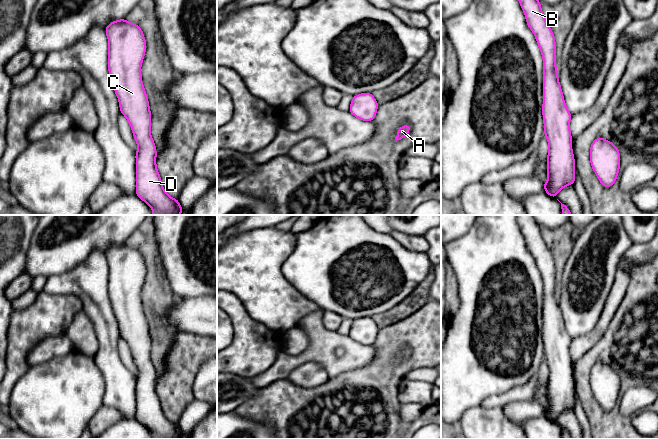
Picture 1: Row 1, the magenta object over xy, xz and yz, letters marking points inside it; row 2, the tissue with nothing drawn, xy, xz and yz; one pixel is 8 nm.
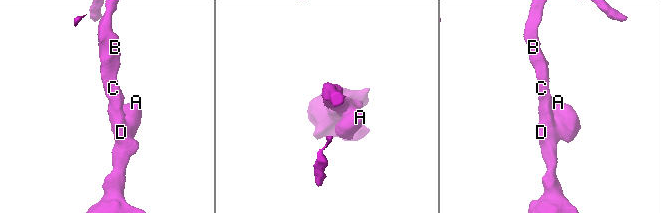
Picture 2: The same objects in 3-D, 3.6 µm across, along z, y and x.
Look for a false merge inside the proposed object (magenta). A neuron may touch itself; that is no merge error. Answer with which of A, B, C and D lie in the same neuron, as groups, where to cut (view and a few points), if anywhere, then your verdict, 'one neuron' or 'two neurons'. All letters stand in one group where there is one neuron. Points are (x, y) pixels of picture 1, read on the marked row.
groups A B C D; cut none; one neuron

